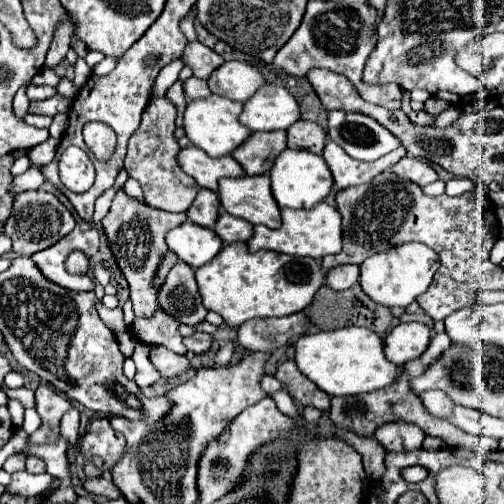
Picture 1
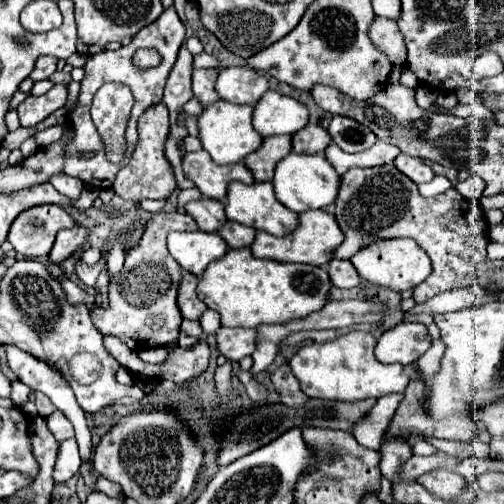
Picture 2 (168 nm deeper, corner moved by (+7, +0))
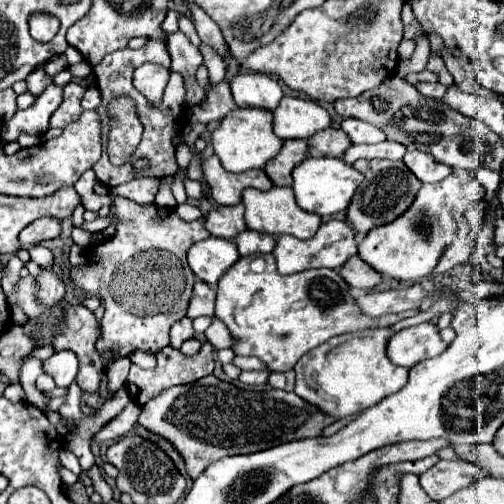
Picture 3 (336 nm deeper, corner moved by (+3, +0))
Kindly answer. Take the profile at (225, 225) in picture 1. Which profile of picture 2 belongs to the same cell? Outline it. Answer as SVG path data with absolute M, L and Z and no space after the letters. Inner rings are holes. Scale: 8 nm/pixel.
M228 220L220 230L218 234L226 240L226 244L230 248L244 248L244 246L250 246L254 242L254 236L256 236L256 230L254 228L248 228L248 226L242 226L238 222L232 222Z

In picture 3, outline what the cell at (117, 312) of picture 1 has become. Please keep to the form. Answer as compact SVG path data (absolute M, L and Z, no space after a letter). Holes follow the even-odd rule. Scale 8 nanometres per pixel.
M210 342L202 344L202 348L196 356L184 356L180 350L172 350L170 346L166 346L164 350L160 350L156 354L158 366L154 370L144 370L144 368L138 368L136 364L132 364L130 374L128 374L128 382L126 382L126 390L128 390L130 398L142 406L144 402L148 402L148 398L154 398L156 394L160 394L160 390L166 390L176 384L190 384L190 382L196 382L204 376L210 376L214 370L214 356L212 354L214 354L214 348Z

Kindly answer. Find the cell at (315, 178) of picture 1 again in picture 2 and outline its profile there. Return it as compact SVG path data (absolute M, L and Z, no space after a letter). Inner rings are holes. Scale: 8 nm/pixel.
M290 152L276 166L274 190L276 190L276 198L286 208L300 214L300 212L308 212L308 210L326 208L328 204L332 204L336 200L336 196L338 196L338 190L340 190L340 176L336 174L334 166L320 152L314 154L314 156Z

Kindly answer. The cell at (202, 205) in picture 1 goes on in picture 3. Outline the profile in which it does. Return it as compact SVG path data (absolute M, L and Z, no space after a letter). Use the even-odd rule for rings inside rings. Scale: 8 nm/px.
M238 204L238 206L214 206L208 212L204 226L212 236L232 240L238 232L246 230L244 206L242 204Z

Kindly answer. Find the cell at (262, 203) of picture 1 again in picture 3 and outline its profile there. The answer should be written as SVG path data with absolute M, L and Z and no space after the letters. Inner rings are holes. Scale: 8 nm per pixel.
M272 186L270 190L266 192L260 192L256 188L246 188L242 192L242 204L244 204L244 220L246 220L246 226L250 230L256 230L256 232L268 232L272 236L278 236L278 234L290 234L294 238L312 238L314 232L318 230L320 226L320 216L316 214L308 214L304 212L296 202L294 202L294 194L292 194L292 188L280 188L280 186Z

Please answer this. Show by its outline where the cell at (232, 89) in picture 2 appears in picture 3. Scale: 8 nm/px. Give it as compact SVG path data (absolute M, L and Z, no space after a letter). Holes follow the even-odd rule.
M240 72L230 80L230 88L238 108L274 110L282 98L280 84L262 72Z

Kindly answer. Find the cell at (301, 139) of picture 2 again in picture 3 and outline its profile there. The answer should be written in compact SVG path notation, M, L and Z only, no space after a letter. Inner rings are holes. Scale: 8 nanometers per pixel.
M326 128L320 134L308 138L308 156L330 156L340 158L344 150L350 146L348 136L342 130Z

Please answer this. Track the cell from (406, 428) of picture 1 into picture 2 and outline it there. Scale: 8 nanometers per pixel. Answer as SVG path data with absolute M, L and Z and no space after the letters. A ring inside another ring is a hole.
M396 438L396 440L384 442L380 452L382 452L382 460L380 460L382 476L392 484L396 482L396 470L400 470L400 466L412 456L412 446L406 440Z

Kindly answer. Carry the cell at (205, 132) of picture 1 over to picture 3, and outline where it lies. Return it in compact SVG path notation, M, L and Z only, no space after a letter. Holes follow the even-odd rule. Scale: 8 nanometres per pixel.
M236 108L226 118L222 118L220 126L212 132L212 146L222 166L226 164L226 170L244 172L250 168L264 168L264 164L282 148L282 140L272 132L272 112Z

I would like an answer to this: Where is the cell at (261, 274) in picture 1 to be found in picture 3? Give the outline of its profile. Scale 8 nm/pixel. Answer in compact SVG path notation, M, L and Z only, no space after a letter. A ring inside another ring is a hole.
M262 254L262 258L266 258L264 272L250 270L248 264L252 256L240 258L232 270L224 272L220 284L216 286L216 318L220 318L240 340L234 346L238 356L256 356L272 372L292 370L306 352L330 340L332 336L362 328L392 326L394 322L418 312L412 310L402 314L388 314L388 318L372 320L356 310L348 284L340 278L338 270L318 268L282 276L276 270L272 254Z

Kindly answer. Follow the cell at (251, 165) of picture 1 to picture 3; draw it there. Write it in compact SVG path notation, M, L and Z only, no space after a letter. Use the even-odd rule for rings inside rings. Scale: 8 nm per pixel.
M286 140L282 150L264 166L264 172L274 186L292 184L292 168L306 158L306 140Z

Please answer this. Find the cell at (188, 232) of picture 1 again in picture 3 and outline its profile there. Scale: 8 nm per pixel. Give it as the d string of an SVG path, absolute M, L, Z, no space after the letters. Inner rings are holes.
M210 236L206 240L194 242L188 248L188 264L192 272L212 288L220 276L240 258L234 240Z

